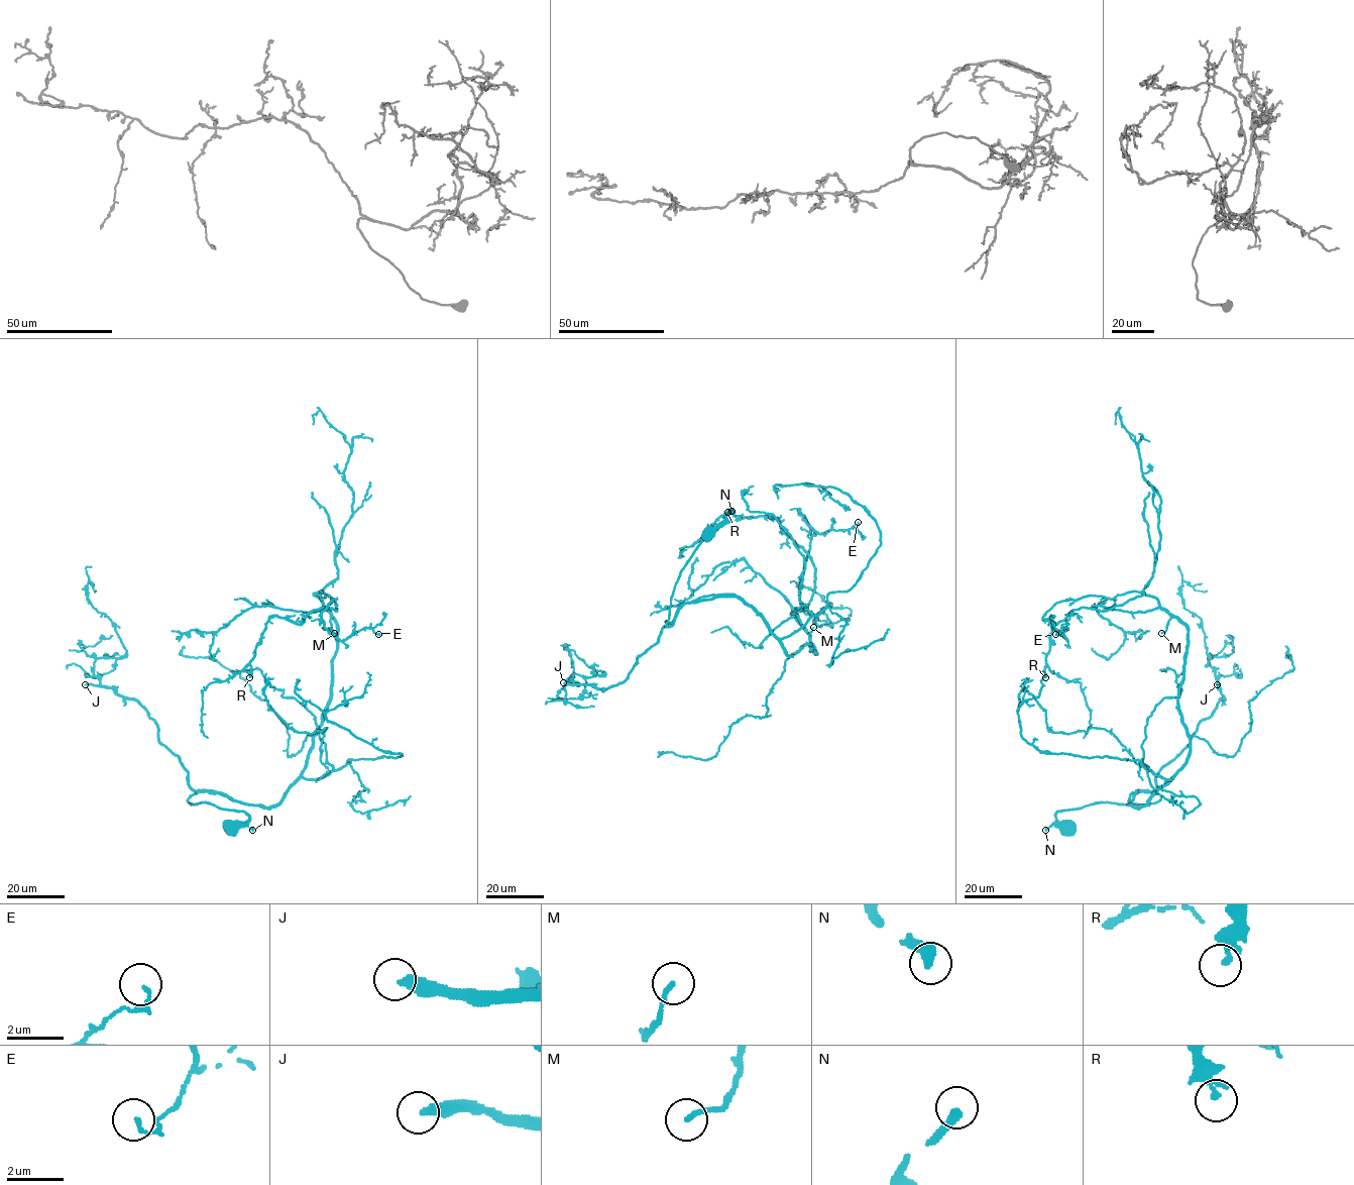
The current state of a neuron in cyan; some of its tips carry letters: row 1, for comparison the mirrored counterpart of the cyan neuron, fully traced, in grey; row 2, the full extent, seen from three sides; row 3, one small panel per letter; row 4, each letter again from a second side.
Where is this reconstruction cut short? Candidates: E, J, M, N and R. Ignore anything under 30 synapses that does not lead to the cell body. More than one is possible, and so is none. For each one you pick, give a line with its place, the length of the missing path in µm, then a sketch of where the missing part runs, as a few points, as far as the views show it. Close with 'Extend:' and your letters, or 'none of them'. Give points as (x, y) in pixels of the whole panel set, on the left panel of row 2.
J: Place: (85, 684). Missing length about 200 µm
Extend: J

